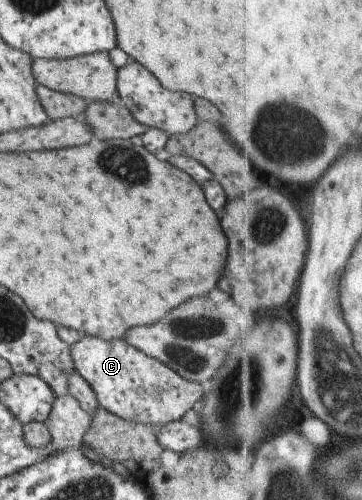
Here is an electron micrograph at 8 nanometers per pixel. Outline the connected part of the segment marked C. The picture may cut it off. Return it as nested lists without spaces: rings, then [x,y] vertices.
[[[83,335],[70,345],[70,357],[75,372],[95,393],[97,406],[125,421],[162,426],[179,420],[203,395],[201,384],[183,379],[122,339],[102,341],[99,337]]]

